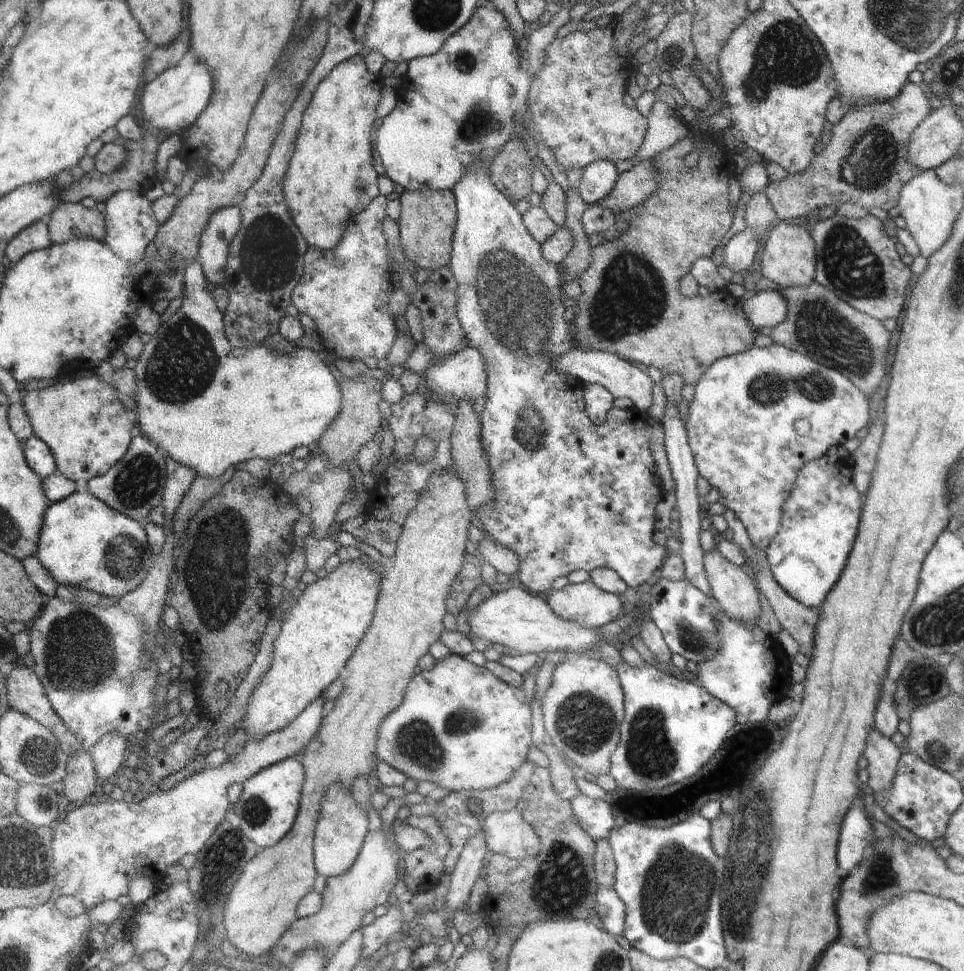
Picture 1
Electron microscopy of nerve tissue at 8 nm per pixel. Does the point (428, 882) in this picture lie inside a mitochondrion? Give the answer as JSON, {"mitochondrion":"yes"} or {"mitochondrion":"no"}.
{"mitochondrion":"no"}

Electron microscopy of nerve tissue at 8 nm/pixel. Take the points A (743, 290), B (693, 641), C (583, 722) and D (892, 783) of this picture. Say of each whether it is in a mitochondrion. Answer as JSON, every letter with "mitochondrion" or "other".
{"A":"other","B":"mitochondrion","C":"mitochondrion","D":"other"}

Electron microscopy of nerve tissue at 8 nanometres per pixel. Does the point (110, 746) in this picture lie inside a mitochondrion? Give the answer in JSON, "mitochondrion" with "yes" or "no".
{"mitochondrion":"no"}

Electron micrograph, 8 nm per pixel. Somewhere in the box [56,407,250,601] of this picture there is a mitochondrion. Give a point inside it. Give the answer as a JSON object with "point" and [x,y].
{"point":[136,484]}

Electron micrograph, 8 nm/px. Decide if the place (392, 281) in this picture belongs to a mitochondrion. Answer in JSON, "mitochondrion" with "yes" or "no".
{"mitochondrion":"no"}

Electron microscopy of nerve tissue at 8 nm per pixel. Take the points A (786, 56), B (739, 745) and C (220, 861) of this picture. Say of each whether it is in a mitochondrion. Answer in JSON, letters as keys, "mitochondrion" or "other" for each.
{"A":"mitochondrion","B":"other","C":"mitochondrion"}

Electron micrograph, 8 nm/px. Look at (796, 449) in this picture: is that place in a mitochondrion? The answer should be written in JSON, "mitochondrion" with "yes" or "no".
{"mitochondrion":"no"}

